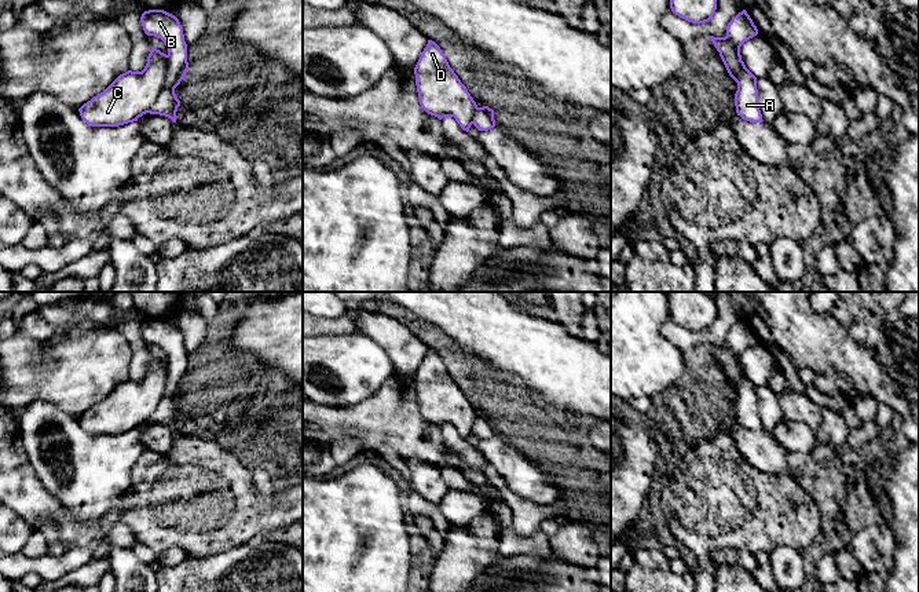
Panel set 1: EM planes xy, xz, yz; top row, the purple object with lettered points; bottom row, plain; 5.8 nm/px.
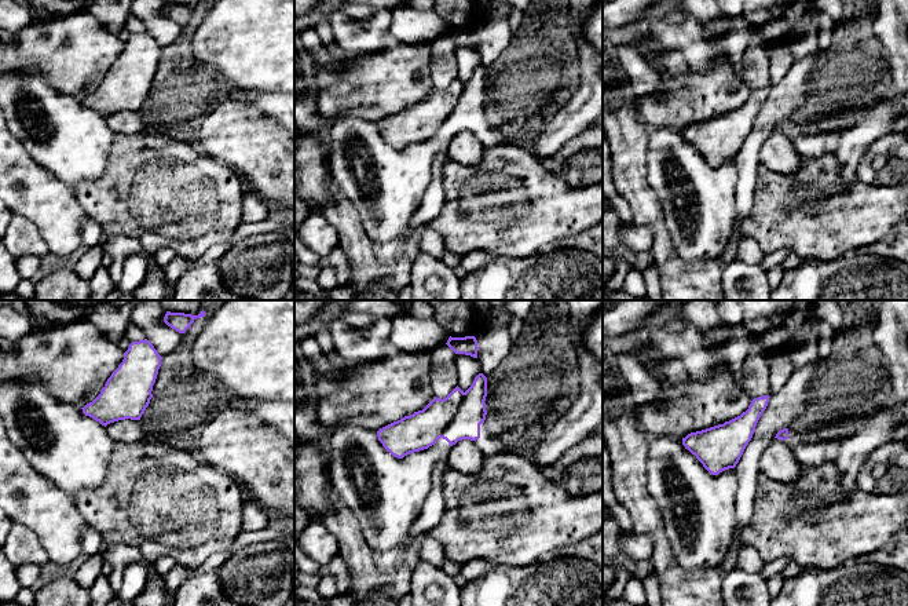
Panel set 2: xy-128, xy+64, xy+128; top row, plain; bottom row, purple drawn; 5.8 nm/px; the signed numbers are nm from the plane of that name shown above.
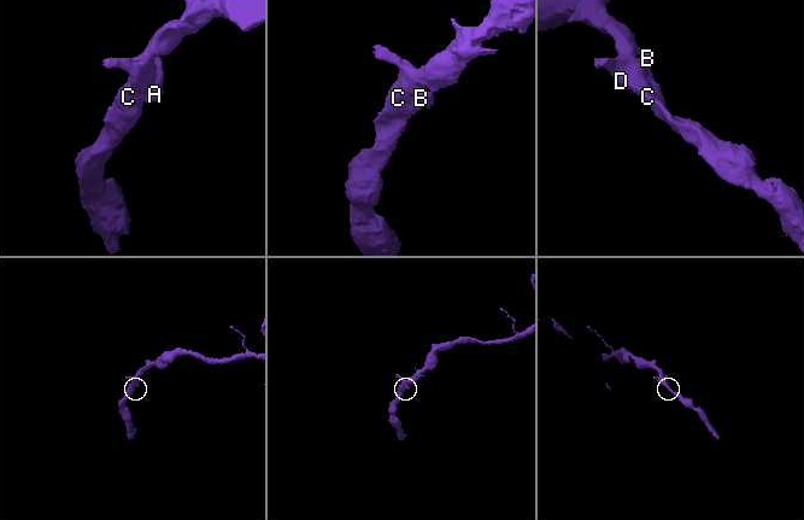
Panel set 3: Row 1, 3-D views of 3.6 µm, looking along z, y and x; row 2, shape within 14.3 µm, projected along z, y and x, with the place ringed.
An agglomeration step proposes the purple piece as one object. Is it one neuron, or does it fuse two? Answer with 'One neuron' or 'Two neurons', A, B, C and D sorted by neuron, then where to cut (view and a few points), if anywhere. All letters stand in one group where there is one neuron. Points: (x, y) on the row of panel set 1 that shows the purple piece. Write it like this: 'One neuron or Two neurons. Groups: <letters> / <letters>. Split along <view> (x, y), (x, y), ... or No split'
Two neurons. Groups: A B / C D. Split along xy (168, 55), (164, 87), (156, 102), (146, 112)

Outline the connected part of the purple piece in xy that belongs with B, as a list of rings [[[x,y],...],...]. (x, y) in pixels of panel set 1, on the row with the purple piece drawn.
[[[149,10],[140,17],[143,30],[147,36],[161,39],[168,47],[168,70],[164,88],[150,114],[160,114],[176,123],[176,112],[180,101],[175,94],[175,88],[184,80],[187,73],[187,44],[184,41],[183,28],[179,19],[164,10]]]

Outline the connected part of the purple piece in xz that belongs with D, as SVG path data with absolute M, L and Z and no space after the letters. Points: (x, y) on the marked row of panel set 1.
M428 40L414 74L421 107L439 120L454 117L468 132L477 105L435 41Z

